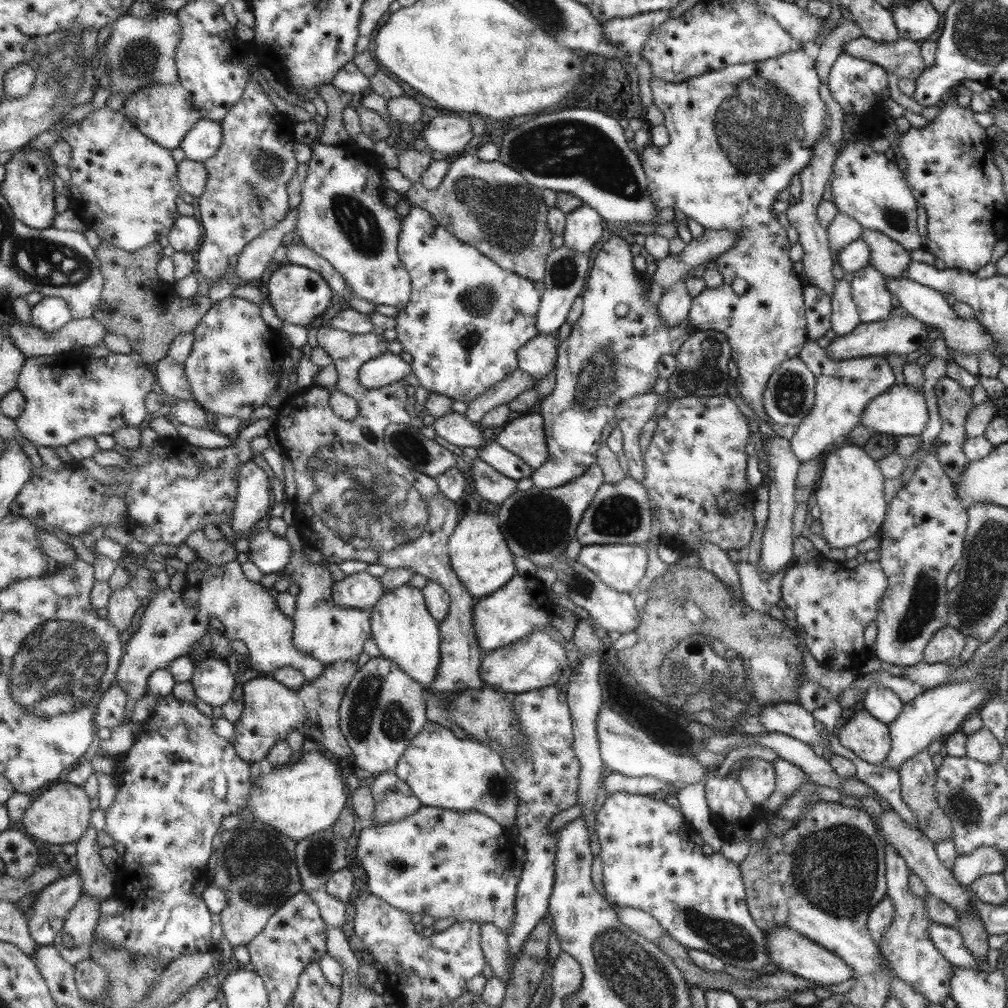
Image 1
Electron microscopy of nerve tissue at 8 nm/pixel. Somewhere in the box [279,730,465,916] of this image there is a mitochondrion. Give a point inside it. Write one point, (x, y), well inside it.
(319, 857)

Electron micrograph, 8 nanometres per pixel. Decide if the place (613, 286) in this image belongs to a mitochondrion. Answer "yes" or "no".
no

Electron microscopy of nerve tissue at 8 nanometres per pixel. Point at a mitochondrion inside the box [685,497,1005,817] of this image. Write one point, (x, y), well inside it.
(924, 604)

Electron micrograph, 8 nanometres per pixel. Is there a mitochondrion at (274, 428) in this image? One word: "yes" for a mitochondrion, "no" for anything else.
no

